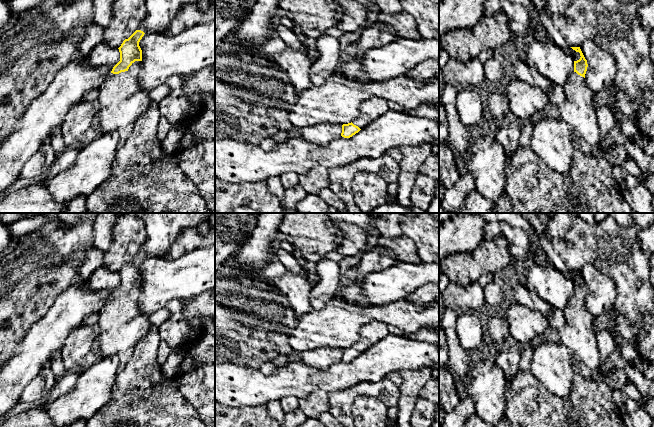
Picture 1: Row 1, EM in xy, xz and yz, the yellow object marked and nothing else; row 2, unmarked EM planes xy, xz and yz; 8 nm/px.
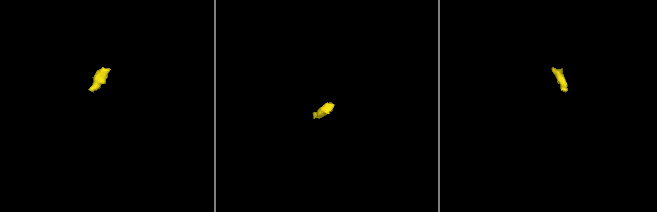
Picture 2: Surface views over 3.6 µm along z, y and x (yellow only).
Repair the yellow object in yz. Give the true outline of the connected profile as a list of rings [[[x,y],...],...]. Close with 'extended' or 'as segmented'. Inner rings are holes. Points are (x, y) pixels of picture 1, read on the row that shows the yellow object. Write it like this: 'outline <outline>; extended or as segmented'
outline [[[571,47],[580,53],[580,59],[574,61],[574,71],[569,75],[563,85],[566,93],[565,100],[558,106],[560,119],[565,121],[573,130],[576,136],[575,146],[586,155],[595,155],[606,160],[613,167],[623,167],[629,157],[624,145],[607,146],[601,138],[601,132],[597,121],[597,106],[595,104],[595,93],[586,85],[585,74],[587,71],[587,60],[585,59],[580,47]]]; extended

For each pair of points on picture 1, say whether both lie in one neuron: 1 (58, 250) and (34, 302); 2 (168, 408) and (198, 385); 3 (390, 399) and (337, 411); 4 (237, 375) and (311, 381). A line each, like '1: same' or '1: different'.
1: same
2: different
3: same
4: same

